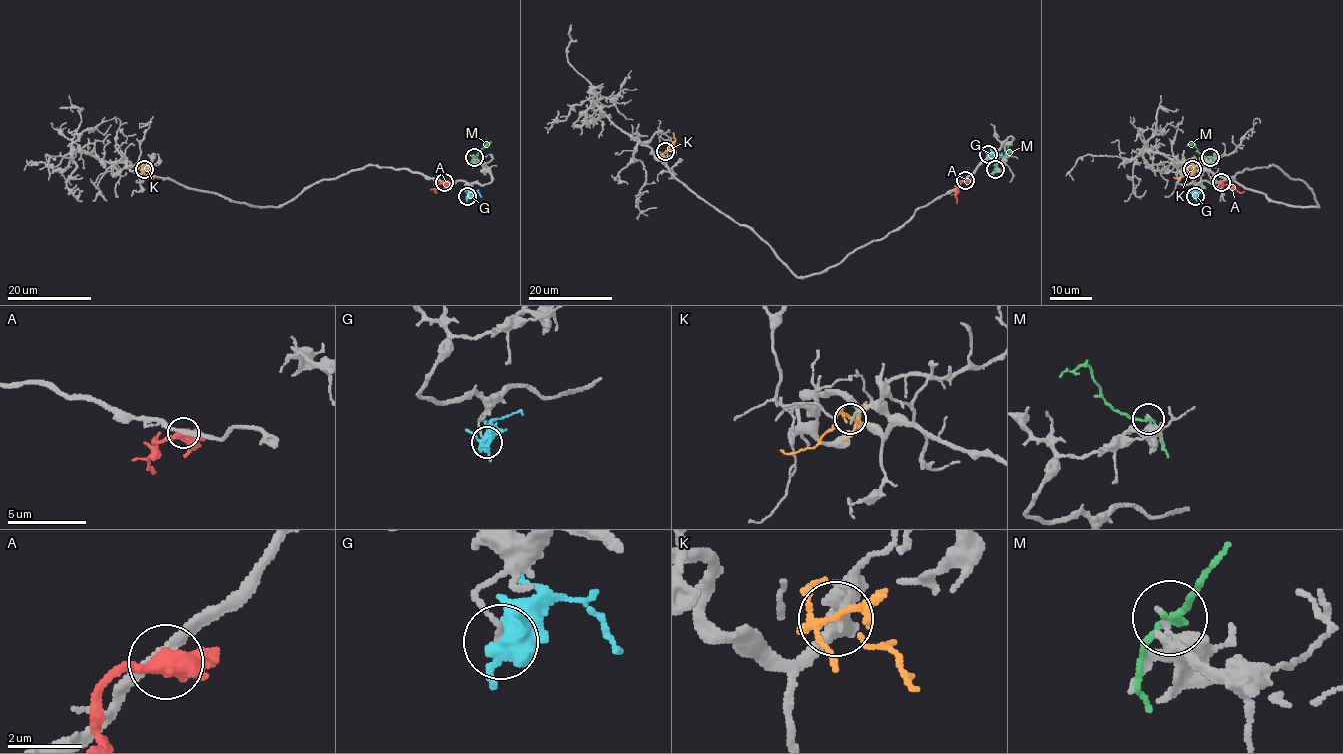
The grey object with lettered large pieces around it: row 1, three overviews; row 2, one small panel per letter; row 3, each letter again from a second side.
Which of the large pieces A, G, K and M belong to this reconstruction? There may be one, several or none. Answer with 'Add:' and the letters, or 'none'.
Add: none

